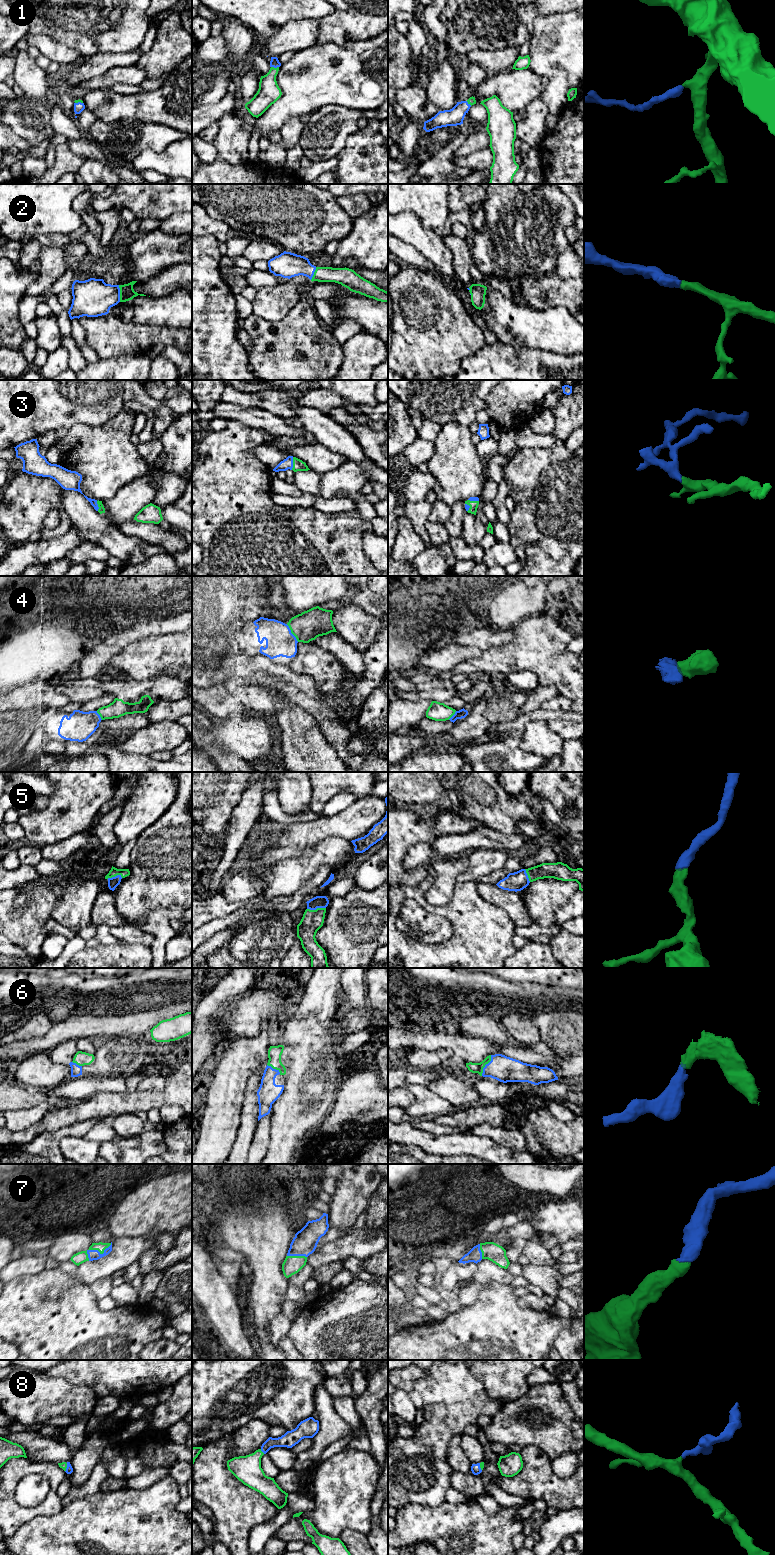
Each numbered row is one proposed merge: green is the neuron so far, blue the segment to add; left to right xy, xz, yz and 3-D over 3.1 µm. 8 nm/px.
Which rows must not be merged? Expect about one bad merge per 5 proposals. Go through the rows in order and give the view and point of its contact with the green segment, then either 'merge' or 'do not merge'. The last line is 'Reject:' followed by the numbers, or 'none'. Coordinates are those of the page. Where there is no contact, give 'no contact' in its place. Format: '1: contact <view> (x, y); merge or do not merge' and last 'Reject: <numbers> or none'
1: contact xz (275, 68); merge
2: contact xy (120, 293); merge
3: contact xz (293, 463); merge
4: contact xz (291, 632); do not merge
5: contact xz (317, 908); merge
6: contact yz (485, 1064); merge
7: contact xy (95, 1249); merge
8: contact xz (261, 1451); merge
Reject: 4

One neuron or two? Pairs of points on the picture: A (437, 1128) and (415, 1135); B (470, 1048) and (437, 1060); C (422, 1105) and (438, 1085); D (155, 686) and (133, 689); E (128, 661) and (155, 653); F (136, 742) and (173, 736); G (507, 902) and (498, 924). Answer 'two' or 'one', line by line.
A: two
B: two
C: two
D: one
E: one
F: one
G: two

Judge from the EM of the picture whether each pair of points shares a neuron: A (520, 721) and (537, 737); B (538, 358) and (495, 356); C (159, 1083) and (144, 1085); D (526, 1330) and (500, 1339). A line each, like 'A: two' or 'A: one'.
A: two
B: one
C: one
D: one

